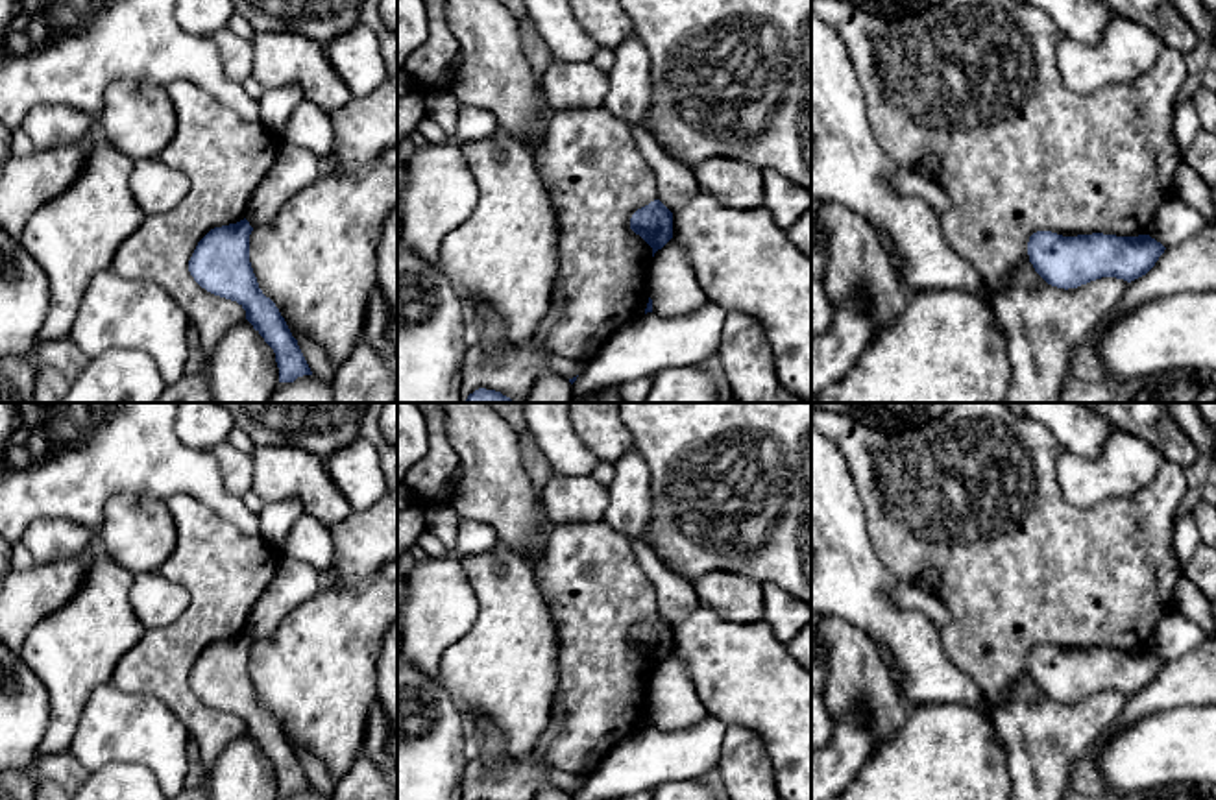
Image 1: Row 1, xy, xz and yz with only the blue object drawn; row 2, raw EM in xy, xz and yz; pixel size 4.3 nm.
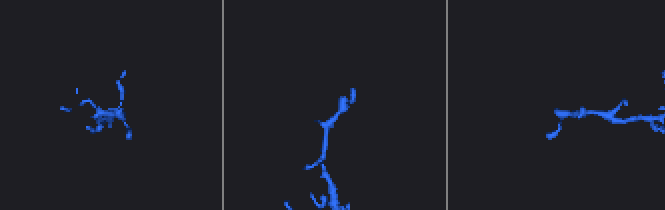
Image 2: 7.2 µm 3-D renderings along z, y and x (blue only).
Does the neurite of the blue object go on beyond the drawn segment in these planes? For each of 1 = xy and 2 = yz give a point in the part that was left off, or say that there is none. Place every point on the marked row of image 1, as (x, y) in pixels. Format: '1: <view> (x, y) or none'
1: none
2: none

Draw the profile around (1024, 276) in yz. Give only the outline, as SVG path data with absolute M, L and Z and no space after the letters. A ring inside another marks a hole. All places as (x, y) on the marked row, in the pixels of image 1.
M1031 262L1020 264L1011 272L1011 283L1029 290L1039 288L1046 281L1035 272Z

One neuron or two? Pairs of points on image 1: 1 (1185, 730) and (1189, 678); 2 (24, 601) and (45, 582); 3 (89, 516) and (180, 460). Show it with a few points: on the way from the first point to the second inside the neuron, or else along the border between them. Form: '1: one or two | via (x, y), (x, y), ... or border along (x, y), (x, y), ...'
1: two | border along (1196, 704), (1181, 704), (1144, 717)
2: one | via (30, 595), (39, 588)
3: one | via (104, 490), (132, 462), (154, 462)

